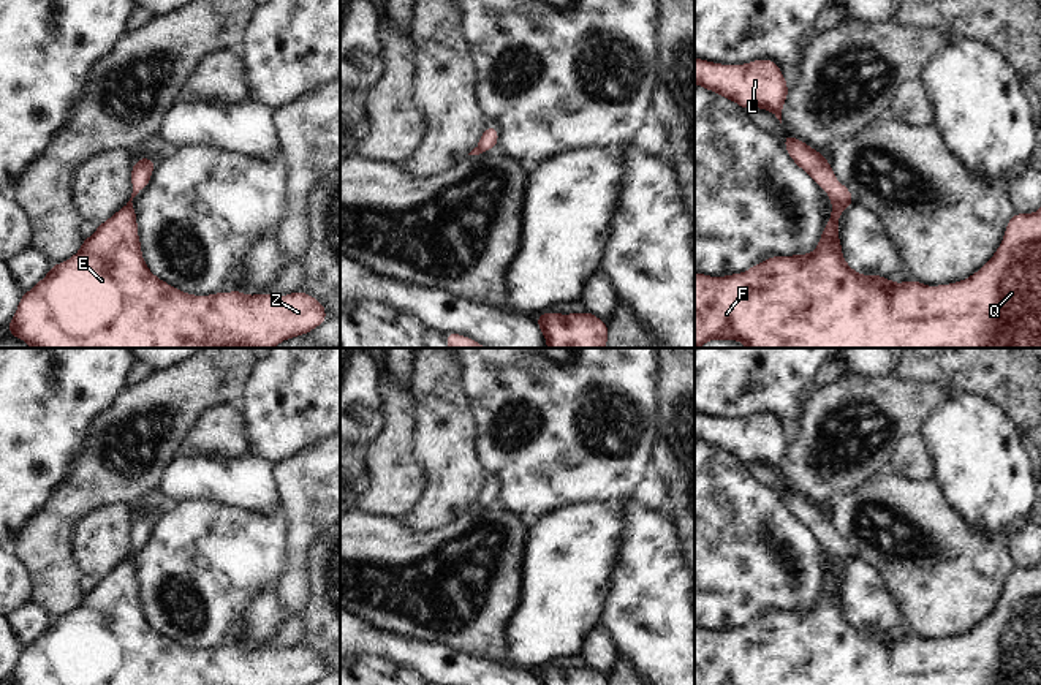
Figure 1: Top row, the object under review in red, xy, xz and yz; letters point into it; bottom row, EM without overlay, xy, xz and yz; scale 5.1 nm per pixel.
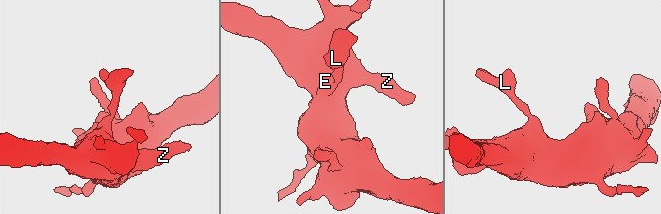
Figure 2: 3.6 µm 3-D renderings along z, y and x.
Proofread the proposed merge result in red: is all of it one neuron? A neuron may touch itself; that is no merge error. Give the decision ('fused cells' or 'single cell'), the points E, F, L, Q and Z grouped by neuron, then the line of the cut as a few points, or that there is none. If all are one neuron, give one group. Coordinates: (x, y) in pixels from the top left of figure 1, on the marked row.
single cell; E F L Q Z; no cut

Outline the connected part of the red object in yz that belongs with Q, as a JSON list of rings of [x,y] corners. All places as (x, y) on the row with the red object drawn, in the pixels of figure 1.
[[[785,133],[791,160],[827,191],[832,212],[813,253],[764,259],[744,274],[709,277],[695,272],[695,348],[709,340],[737,340],[747,348],[1041,348],[1041,209],[1014,214],[995,255],[971,277],[927,286],[918,280],[894,283],[883,275],[853,271],[838,240],[838,218],[854,198],[837,182],[829,161],[808,144]]]

